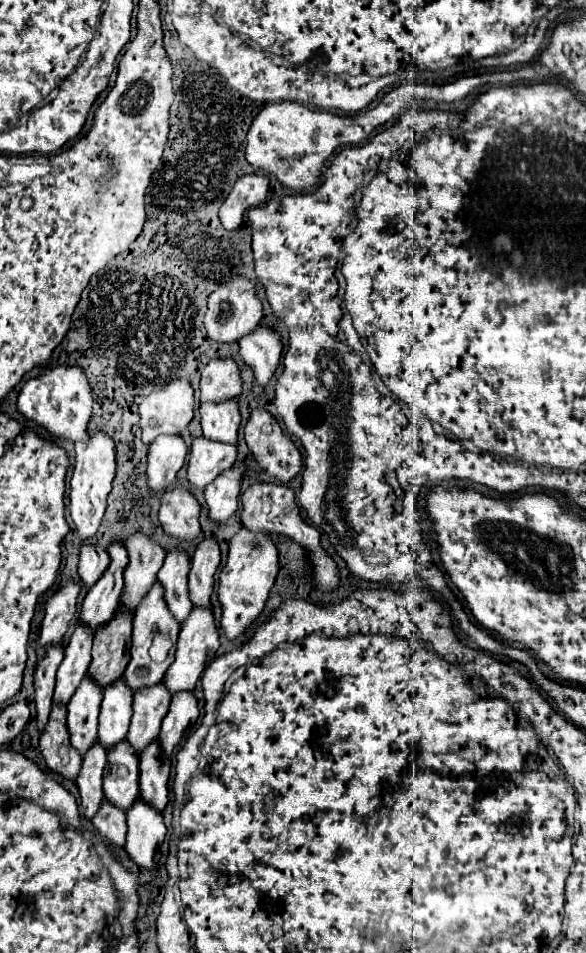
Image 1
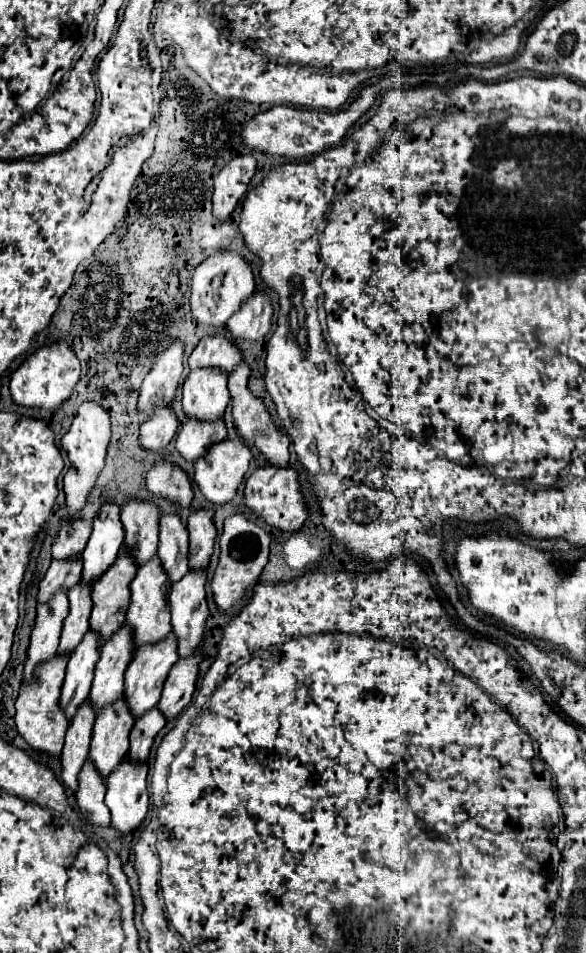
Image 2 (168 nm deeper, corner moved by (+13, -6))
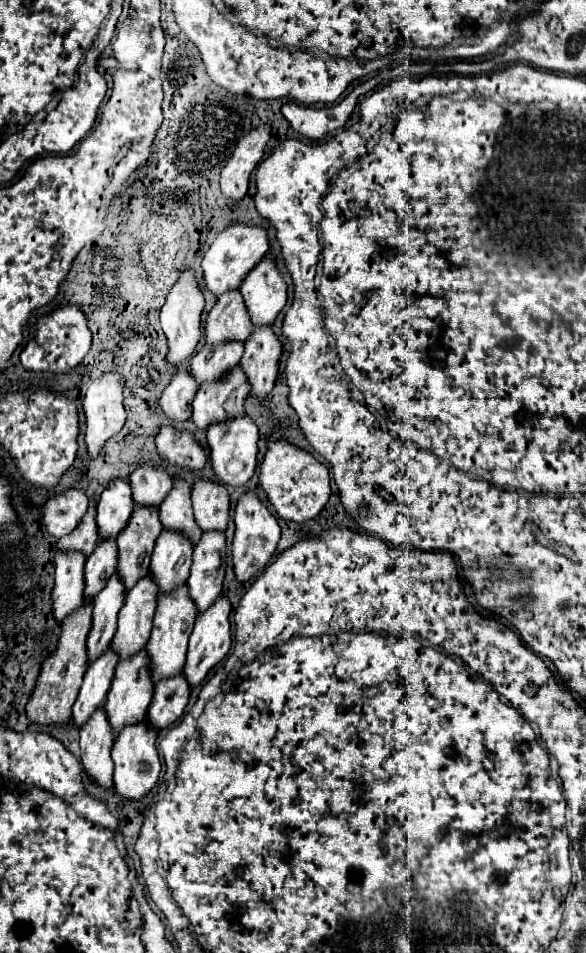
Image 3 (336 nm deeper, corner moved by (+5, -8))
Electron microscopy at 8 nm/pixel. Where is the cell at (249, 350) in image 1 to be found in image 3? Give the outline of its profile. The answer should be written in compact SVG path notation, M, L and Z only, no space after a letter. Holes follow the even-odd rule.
M266 255L262 263L246 277L240 293L244 297L250 321L254 327L272 325L278 313L286 307L286 283L274 265L274 259Z

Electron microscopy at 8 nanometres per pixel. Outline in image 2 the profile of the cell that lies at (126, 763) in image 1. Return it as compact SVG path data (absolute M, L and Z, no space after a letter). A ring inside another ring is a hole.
M122 697L114 701L114 705L106 705L102 713L96 713L90 759L96 763L102 777L108 777L114 765L118 765L128 753L128 735L132 725L134 717L126 713Z

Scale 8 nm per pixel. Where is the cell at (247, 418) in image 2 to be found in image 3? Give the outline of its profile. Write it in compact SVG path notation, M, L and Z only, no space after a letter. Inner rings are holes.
M262 327L262 331L254 331L250 343L246 343L244 355L240 359L240 367L250 385L250 395L256 397L258 401L266 401L268 393L274 387L280 353L282 353L282 345L270 327Z

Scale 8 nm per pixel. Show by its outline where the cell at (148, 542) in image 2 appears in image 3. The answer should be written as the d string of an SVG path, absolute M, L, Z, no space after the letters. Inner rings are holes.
M148 463L134 469L128 481L132 489L132 499L138 507L158 509L172 489L172 479L168 477L166 469L152 467Z

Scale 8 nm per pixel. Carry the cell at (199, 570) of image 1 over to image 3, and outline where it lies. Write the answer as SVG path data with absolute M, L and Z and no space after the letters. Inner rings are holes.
M198 479L192 489L194 519L202 531L226 531L230 497L226 487L214 481Z

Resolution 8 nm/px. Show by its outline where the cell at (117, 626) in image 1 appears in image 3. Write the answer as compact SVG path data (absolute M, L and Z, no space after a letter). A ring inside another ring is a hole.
M134 511L126 531L118 535L118 577L130 591L146 573L150 571L150 555L158 535L162 533L162 523L158 511Z

